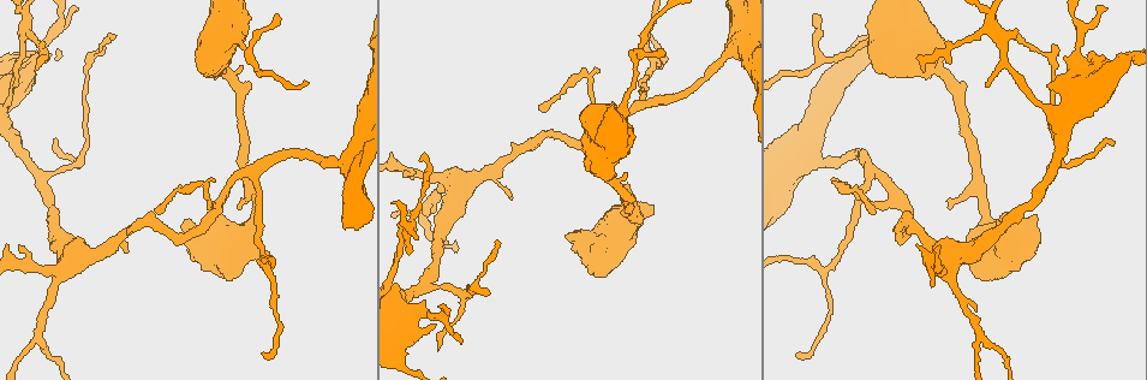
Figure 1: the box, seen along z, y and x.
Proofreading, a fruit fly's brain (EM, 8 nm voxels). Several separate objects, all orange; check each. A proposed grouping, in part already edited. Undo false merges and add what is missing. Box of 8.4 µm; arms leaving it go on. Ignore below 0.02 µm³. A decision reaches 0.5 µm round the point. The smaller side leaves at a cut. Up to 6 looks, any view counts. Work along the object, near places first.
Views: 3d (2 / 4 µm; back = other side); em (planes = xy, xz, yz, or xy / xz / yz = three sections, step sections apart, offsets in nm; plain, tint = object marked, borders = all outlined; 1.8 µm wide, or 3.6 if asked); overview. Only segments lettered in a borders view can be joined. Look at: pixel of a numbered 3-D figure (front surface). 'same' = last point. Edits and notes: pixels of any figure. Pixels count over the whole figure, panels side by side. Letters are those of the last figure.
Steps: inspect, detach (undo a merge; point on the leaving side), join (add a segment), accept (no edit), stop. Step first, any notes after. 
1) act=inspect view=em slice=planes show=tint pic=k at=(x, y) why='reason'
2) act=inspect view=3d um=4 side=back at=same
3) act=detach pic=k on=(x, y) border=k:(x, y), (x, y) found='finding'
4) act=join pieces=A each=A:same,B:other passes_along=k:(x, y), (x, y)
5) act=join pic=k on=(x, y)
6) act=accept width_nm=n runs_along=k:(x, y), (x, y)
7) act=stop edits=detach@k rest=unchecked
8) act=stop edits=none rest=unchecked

act=inspect view=em slice=xy step=4 show=borders pic=1 at=(1113, 142) why='tapers out'

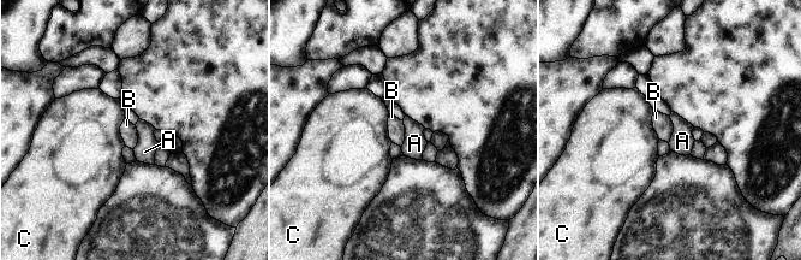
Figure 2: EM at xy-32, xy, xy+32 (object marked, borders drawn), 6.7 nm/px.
act=inspect view=em slice=planes show=borders at=same

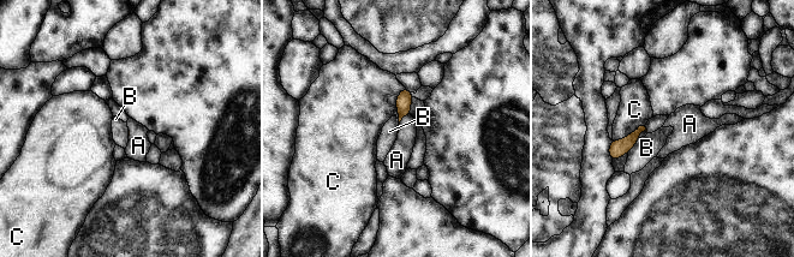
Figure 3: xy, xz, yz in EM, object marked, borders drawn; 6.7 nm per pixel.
act=join pieces=A longest_contact=C:240nm each=A:same,B:other,C:other passes_along=3:(404, 100), (401, 119), (400, 153) found='it goes on there'

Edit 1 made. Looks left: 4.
act=inspect view=overview why='redraw'

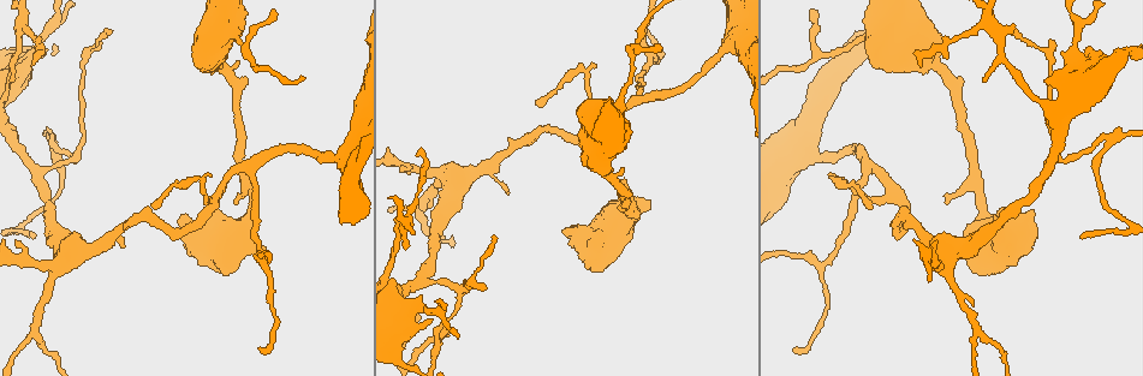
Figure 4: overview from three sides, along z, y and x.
act=inspect view=em slice=planes show=borders pic=4 at=(30, 66) why='thin end'

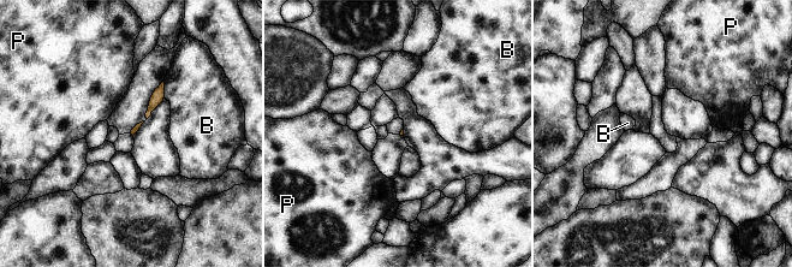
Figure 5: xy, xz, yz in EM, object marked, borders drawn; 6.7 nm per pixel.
act=accept longest_contact=B:110nm each=B:other,P:other border=5:(164, 82), (165, 98) found='no lettered segment goes on from it'

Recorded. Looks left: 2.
act=inspect view=3d um=2 pic=4 at=(811, 146) why='four or more arms meet'

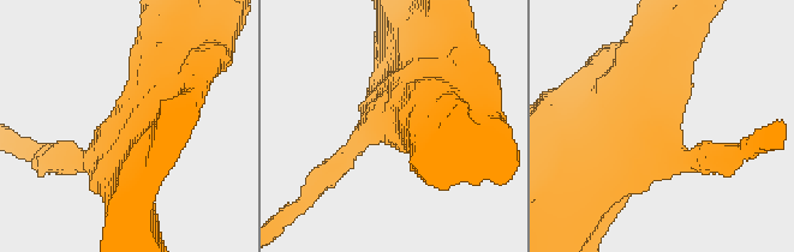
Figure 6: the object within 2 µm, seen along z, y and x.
act=inspect view=em slice=xy step=4 show=borders pic=6 at=(115, 132) arms=4 why='shape alone is not enough'

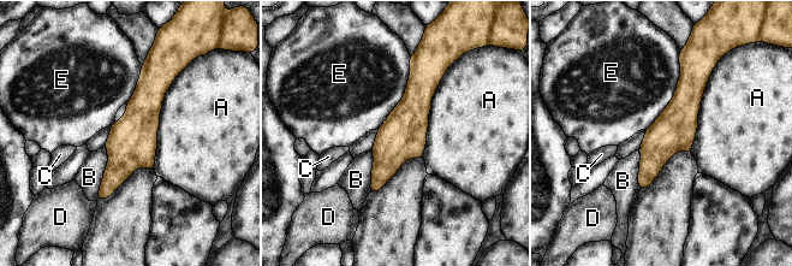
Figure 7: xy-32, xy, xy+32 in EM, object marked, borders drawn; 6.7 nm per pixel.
act=accept width_nm=280 longest_contact=A:700nm each=A:other,B:other,C:other,D:other,E:other found='continuous, no second neuron'

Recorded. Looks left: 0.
act=stop edits=join@3 rest=unchecked

